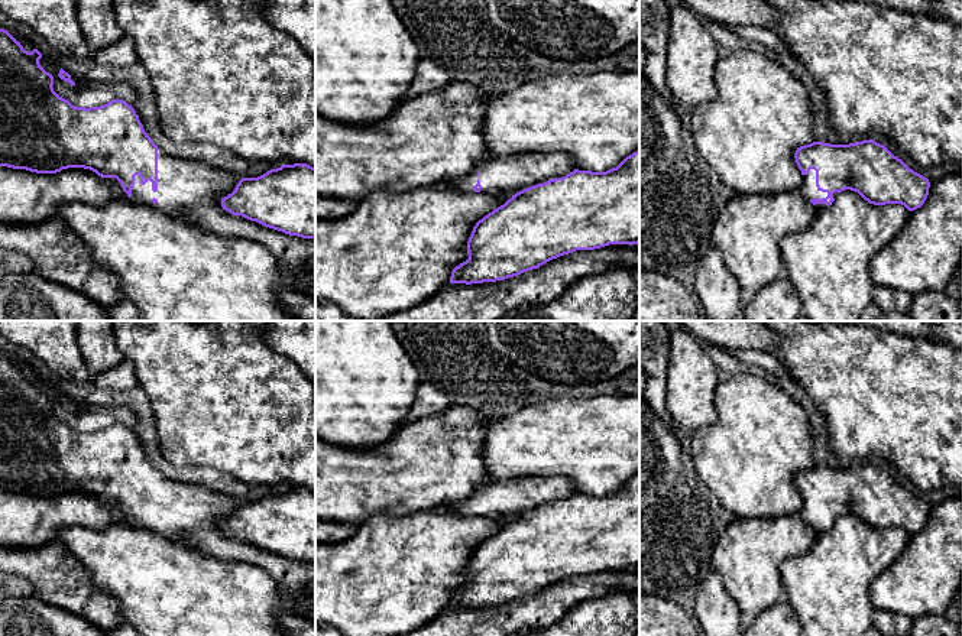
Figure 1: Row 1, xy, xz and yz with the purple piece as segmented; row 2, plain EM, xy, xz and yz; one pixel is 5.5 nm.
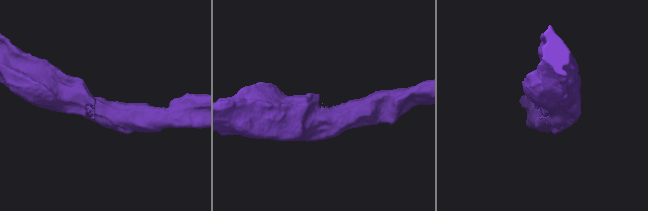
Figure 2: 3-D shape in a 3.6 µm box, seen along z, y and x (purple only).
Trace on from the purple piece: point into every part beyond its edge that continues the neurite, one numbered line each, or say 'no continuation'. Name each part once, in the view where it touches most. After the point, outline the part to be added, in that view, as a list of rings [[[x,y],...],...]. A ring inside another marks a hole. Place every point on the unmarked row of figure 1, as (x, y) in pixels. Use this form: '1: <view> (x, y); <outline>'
1: xy (190, 512); [[[158,470],[158,515],[152,515],[150,504],[142,509],[136,499],[130,522],[163,538],[184,541],[217,561],[256,565],[288,590],[299,607],[315,611],[314,562],[285,558],[221,530],[221,523],[234,515],[240,503],[240,499],[204,484],[176,481]]]

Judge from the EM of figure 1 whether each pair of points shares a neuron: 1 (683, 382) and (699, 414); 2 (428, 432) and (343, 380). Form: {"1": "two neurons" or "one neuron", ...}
{"1": "one neuron", "2": "two neurons"}

